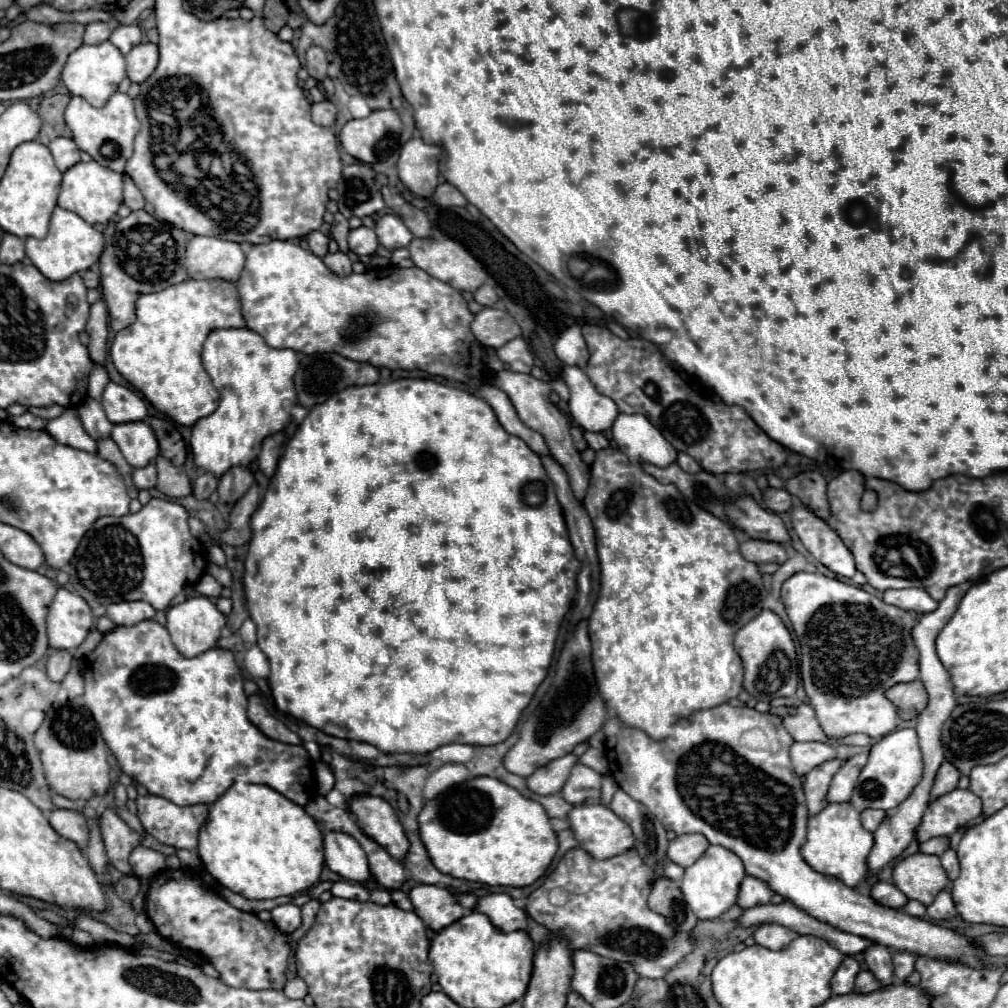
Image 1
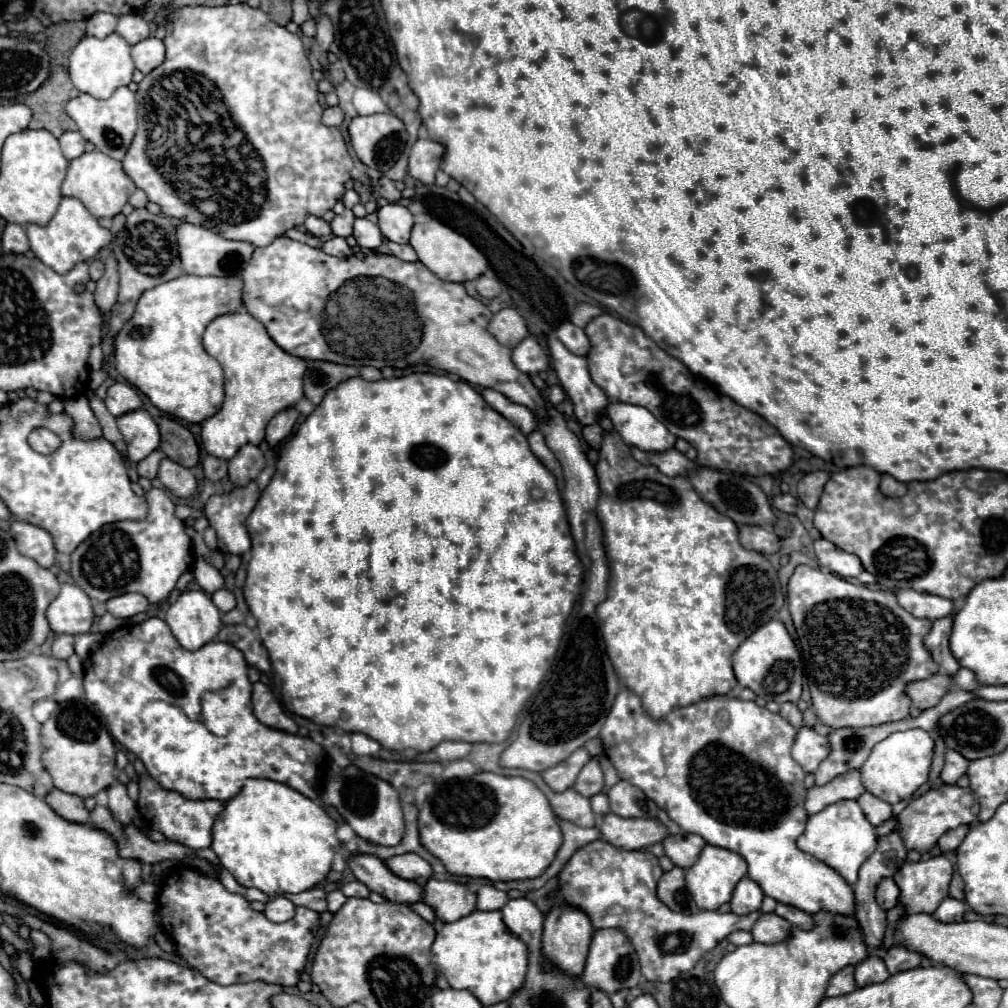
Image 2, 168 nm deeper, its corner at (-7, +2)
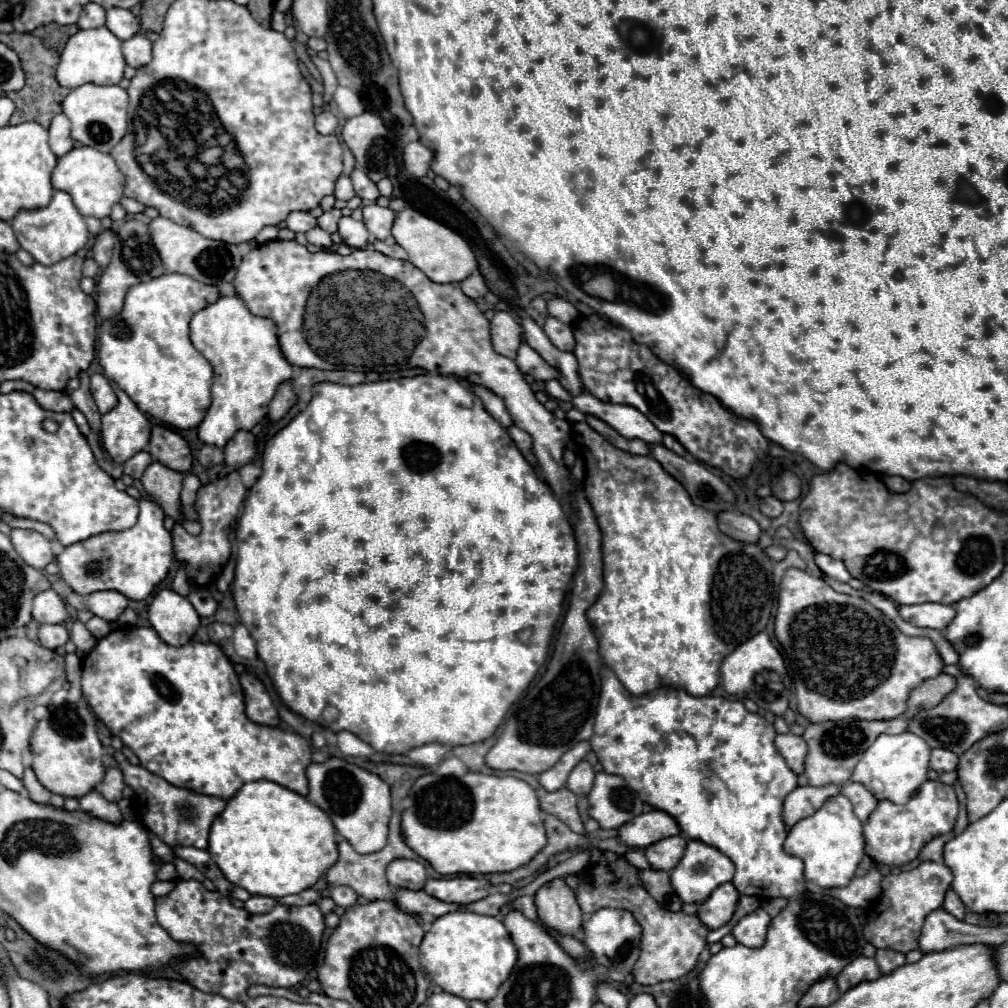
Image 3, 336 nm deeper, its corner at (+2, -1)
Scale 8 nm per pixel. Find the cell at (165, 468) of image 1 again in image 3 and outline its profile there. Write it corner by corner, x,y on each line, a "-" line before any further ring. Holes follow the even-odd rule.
153,462
147,466
141,482
143,482
143,488
157,500
157,504
163,508
163,512
167,516
171,516
175,522
179,522
189,534
197,536
201,532
201,524
195,522
195,524
189,524
185,518
183,518
183,512
181,512
181,488
183,488
183,474
181,472
175,472
159,462

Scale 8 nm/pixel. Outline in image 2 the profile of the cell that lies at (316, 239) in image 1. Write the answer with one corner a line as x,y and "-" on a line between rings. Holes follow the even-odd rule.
308,215
304,219
304,229
310,231
314,237
328,237
332,231
330,231
330,225
322,219
322,217
314,217
314,215

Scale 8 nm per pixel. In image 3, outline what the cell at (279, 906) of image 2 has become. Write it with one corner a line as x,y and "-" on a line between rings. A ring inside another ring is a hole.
251,896
245,902
245,910
251,912
251,914
267,914
275,906
277,906
277,900
269,898
269,896

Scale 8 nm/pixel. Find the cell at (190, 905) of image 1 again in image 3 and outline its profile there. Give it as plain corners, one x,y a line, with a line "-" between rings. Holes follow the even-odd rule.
177,880
175,888
155,900
157,922
169,932
175,942
191,944
197,950
187,958
173,958
173,968
201,992
221,994
237,1000
247,994
251,984
265,986
297,986
315,966
321,936
325,930
323,914
315,904
285,906
279,904
269,914
249,914
237,908
217,890
207,890
197,880
-
215,932
227,932
227,942
221,942

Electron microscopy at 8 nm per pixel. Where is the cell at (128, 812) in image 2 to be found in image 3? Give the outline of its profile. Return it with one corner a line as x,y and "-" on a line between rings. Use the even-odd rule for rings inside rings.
109,768
107,774
105,774
105,780
99,786
99,794
109,802
119,802
123,788
125,788
125,784
123,784
121,770
119,768

